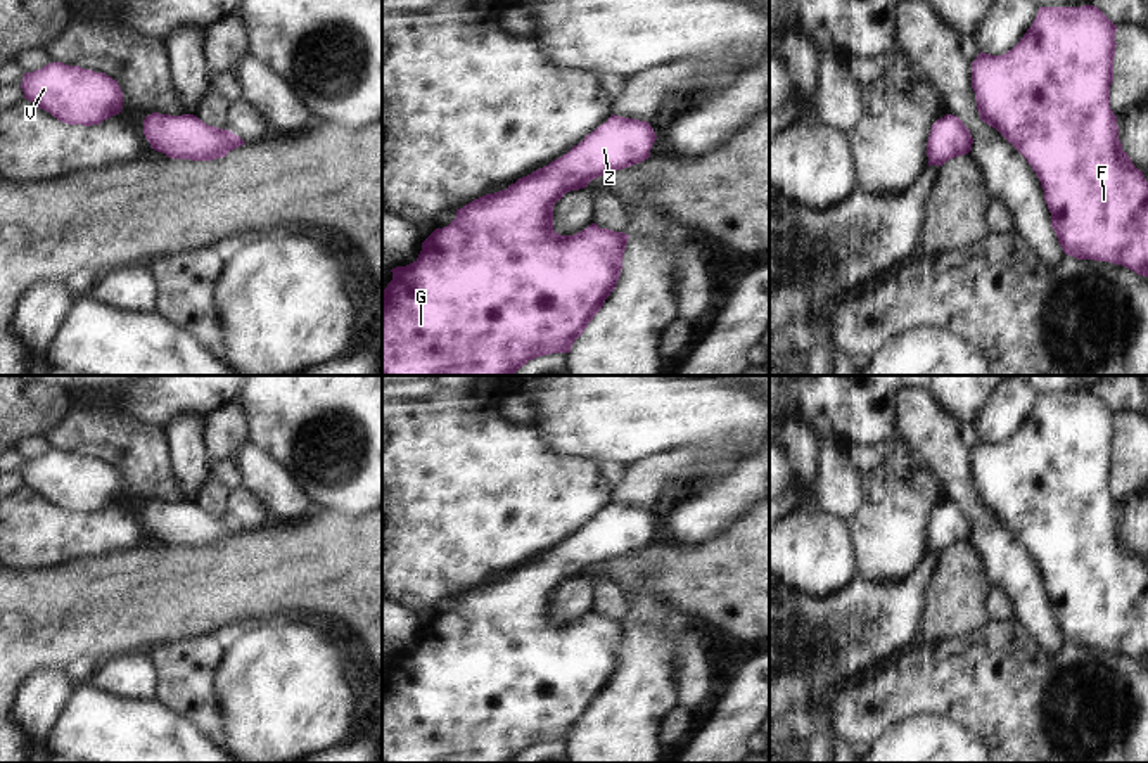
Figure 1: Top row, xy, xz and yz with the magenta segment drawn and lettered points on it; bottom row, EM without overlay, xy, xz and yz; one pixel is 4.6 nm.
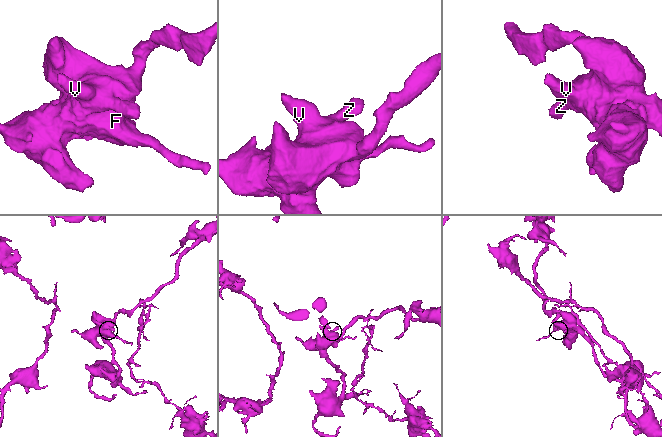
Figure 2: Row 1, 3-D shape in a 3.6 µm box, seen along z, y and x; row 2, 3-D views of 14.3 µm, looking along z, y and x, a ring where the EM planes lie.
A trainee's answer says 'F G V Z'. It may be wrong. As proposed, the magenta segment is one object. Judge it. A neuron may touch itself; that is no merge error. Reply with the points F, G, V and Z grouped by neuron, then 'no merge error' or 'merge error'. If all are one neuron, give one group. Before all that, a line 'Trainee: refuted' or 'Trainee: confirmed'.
Trainee: confirmed
F G V Z; no merge error

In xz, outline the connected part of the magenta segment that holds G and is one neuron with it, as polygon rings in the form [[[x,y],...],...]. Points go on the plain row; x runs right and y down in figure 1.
[[[612,502],[603,512],[595,516],[583,529],[574,533],[567,542],[519,566],[505,578],[486,581],[463,595],[456,597],[456,606],[443,616],[436,616],[424,630],[418,645],[406,652],[392,656],[392,668],[382,683],[382,763],[513,763],[529,747],[552,741],[571,741],[574,728],[584,720],[593,704],[602,697],[605,687],[615,676],[622,657],[622,645],[629,623],[600,616],[591,611],[574,623],[560,623],[553,618],[553,593],[567,580],[588,574],[602,562],[629,555],[650,545],[650,536],[657,523],[650,510]]]

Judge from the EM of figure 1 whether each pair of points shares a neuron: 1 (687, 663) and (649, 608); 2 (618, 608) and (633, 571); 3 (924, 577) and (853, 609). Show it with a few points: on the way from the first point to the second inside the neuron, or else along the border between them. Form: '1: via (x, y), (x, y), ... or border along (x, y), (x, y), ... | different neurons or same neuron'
1: via (687, 649), (685, 642), (663, 620) | same neuron
2: border along (597, 578), (609, 577), (628, 594) | different neurons
3: via (906, 594), (891, 609), (870, 609) | same neuron

